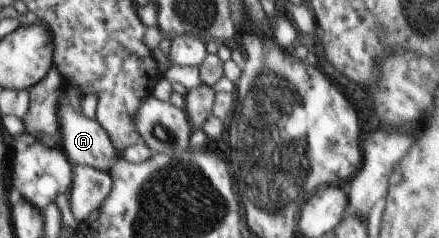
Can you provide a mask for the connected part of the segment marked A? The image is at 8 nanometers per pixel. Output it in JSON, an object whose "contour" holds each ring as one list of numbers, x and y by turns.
{"contour":[[64,81,62,88,60,88,60,94,58,94,58,108,56,108,56,114,60,118,60,132,62,132,62,139,59,140,59,147,66,154,68,160,72,165,90,166,100,170,100,172,108,172,112,163,116,158,120,156,116,146,112,144,110,136,100,124,97,119,89,118,85,112,82,112,82,102,85,94,82,94,80,88,76,86,68,86]]}

